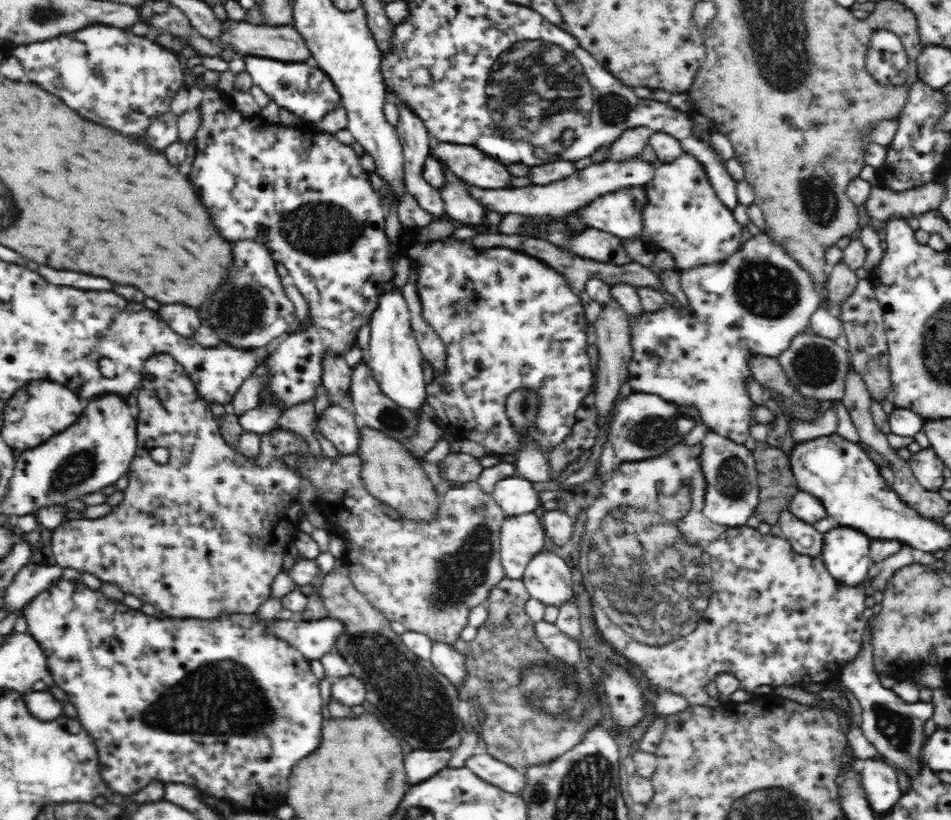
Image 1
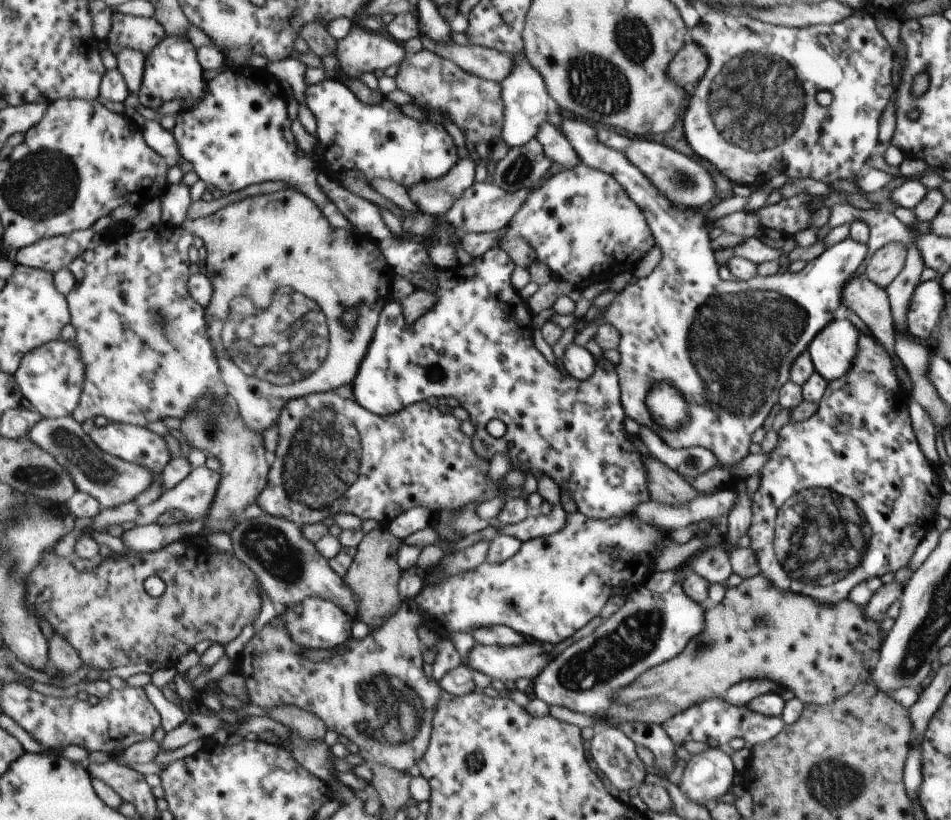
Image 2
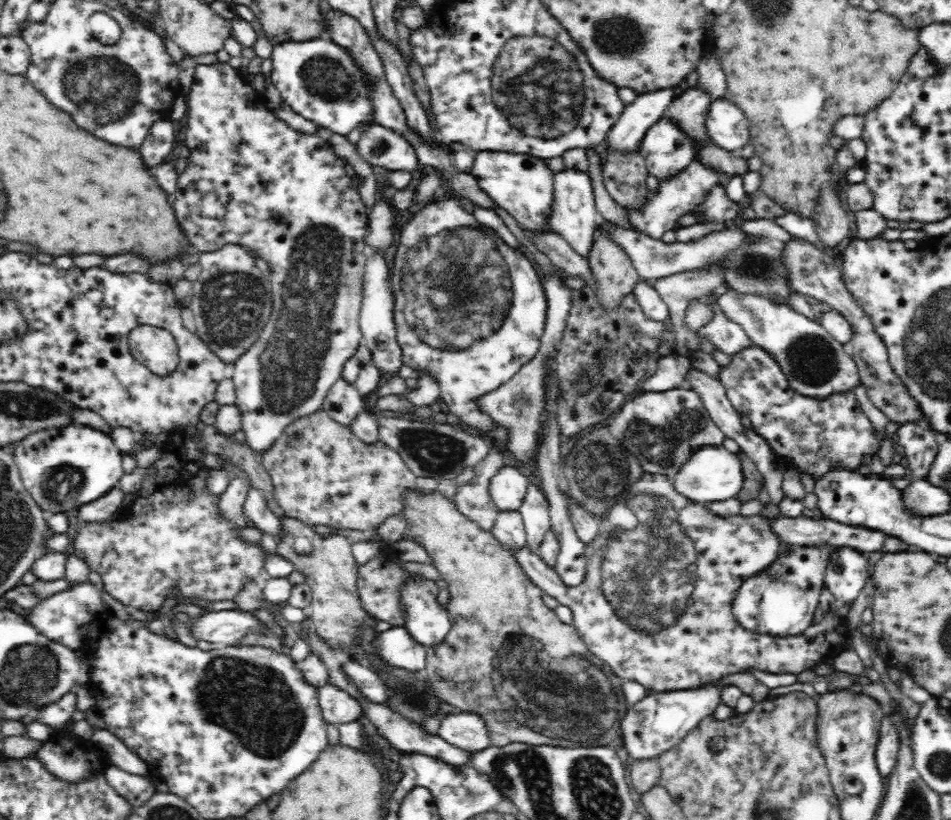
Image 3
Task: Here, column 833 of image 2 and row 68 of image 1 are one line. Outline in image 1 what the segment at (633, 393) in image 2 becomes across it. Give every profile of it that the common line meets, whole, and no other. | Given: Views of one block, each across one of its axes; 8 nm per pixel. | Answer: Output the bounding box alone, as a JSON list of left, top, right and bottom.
[240,55,341,124]

